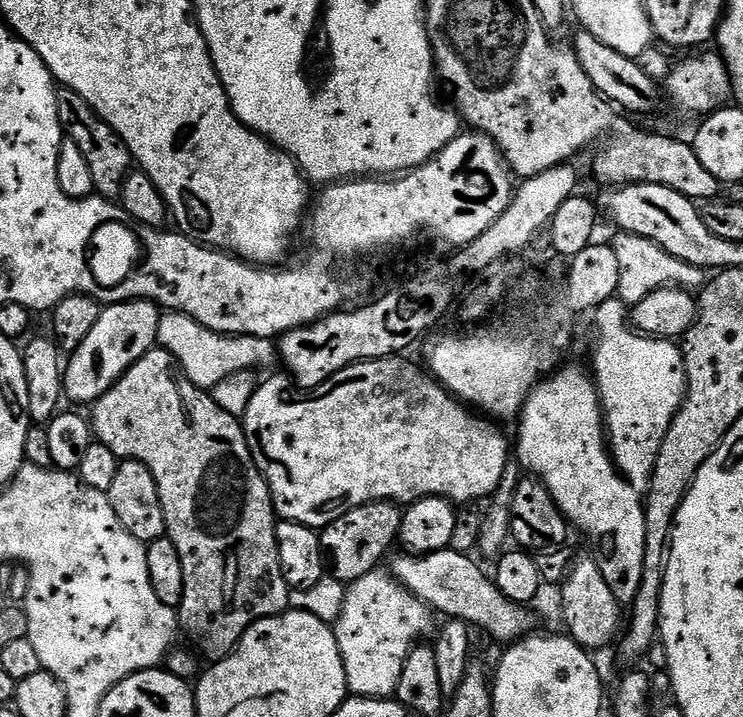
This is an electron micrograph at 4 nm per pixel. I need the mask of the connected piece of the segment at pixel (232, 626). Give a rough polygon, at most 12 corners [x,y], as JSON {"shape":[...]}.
{"shape":[[154,346],[90,412],[154,474],[183,635],[289,611],[243,423]]}

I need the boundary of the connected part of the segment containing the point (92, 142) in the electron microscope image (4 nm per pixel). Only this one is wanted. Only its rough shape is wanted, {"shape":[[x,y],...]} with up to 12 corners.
{"shape":[[74,90],[60,125],[86,157],[95,195],[119,197],[134,164],[126,142]]}

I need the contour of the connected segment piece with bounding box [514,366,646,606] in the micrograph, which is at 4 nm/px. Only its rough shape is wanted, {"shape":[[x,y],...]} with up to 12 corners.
{"shape":[[596,381],[533,388],[514,456],[631,606],[644,502],[612,462]]}

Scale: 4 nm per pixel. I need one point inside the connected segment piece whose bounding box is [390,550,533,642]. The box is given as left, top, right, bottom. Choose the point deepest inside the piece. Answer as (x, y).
(453, 583)

